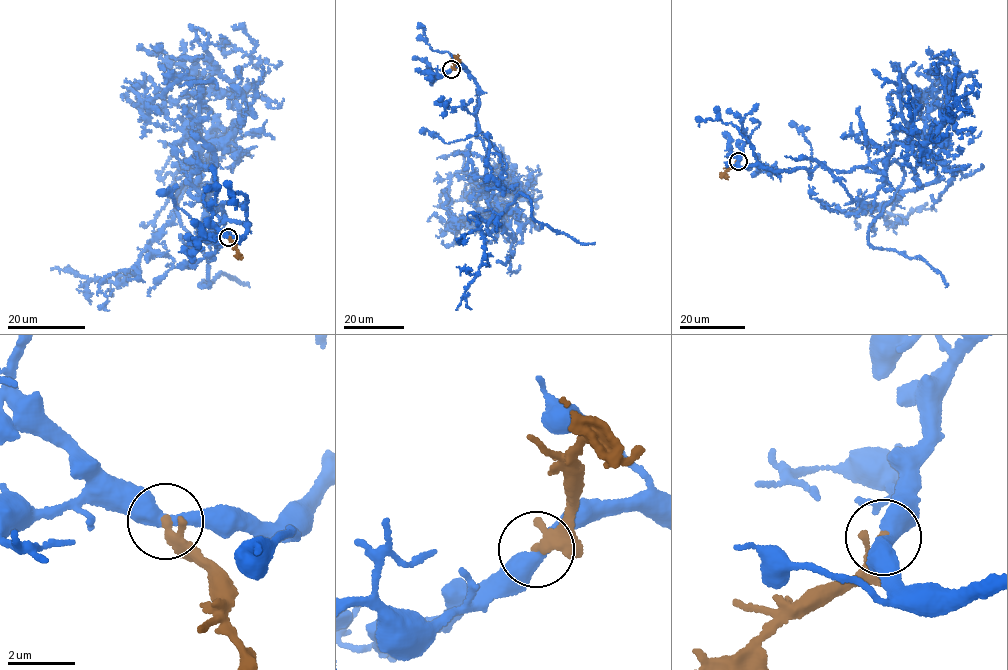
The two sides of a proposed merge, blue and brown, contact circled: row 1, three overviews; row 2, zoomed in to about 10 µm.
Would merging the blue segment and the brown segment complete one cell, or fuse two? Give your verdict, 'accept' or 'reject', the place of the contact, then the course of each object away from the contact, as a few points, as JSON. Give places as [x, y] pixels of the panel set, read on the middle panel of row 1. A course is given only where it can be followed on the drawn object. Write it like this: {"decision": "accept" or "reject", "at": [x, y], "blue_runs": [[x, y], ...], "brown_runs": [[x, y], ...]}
{"decision": "reject", "at": [451, 69], "blue_runs": [[451, 69], [478, 87], [483, 183], [502, 193], [475, 89]], "brown_runs": [[451, 69], [459, 55]]}

